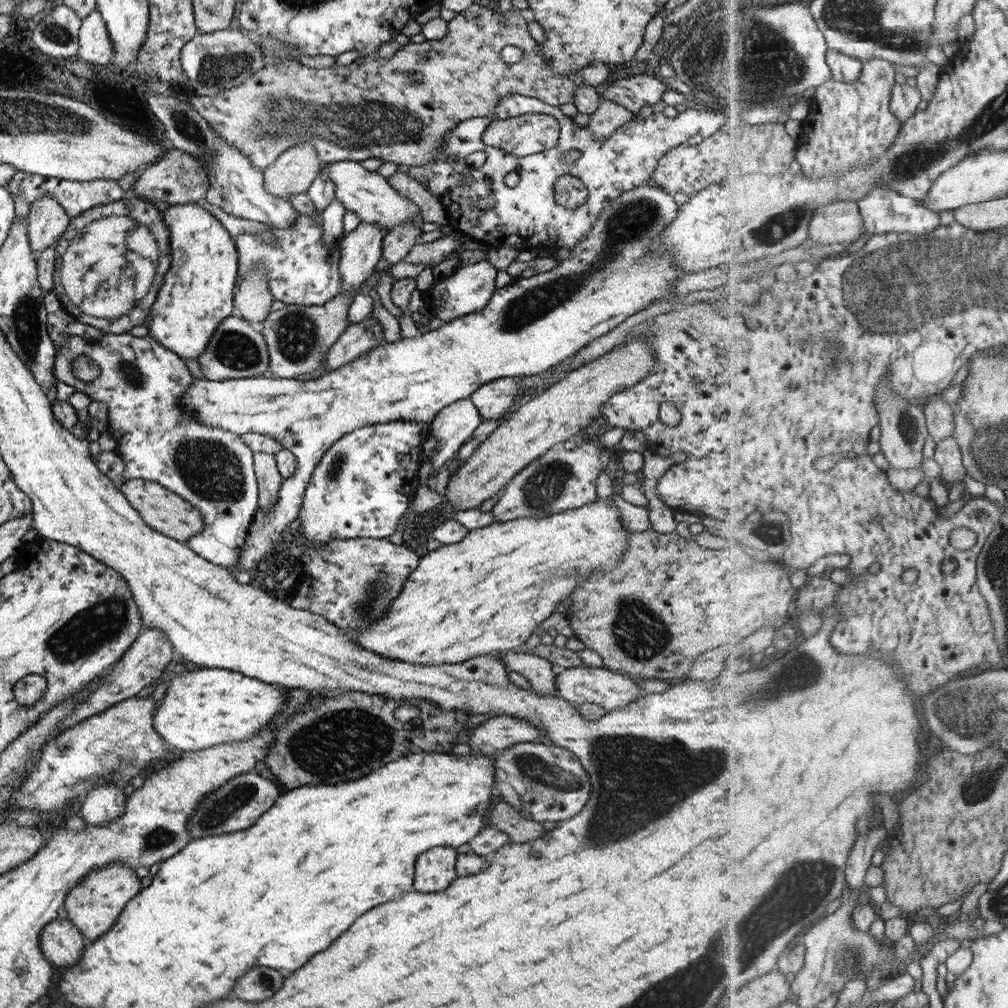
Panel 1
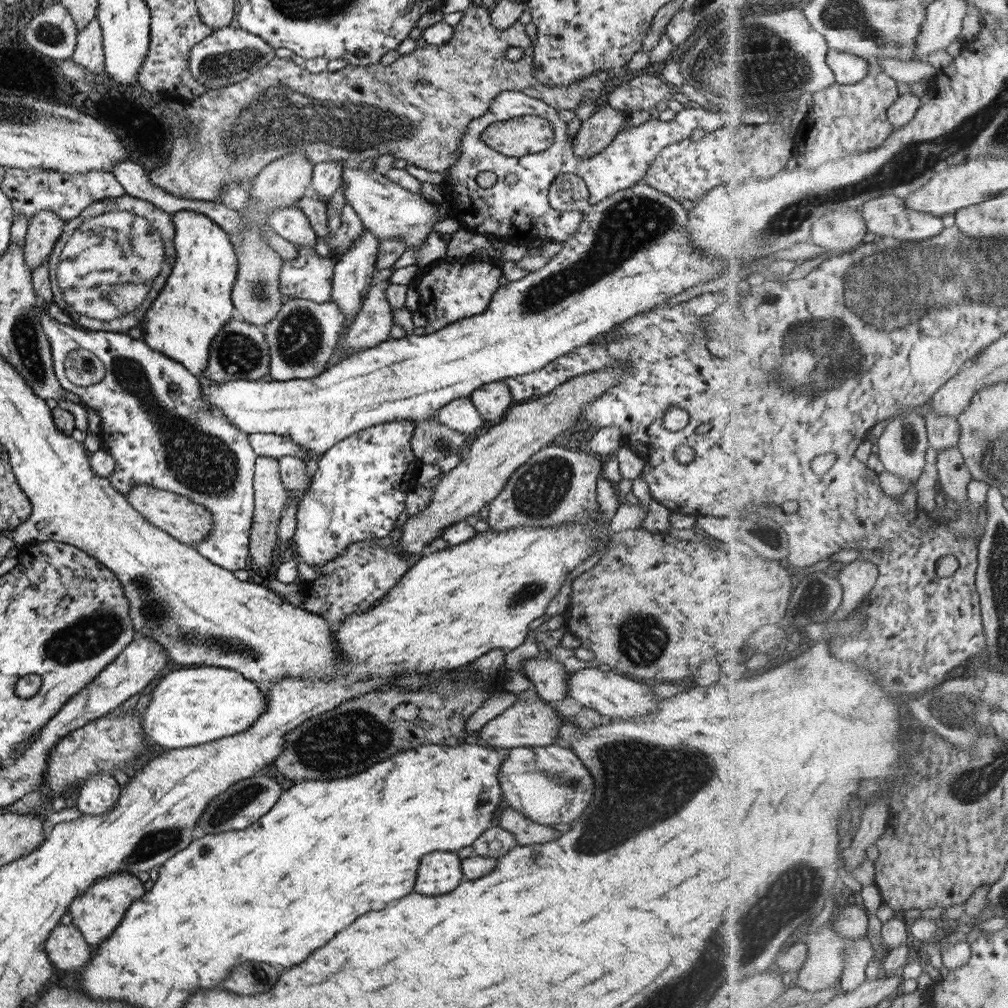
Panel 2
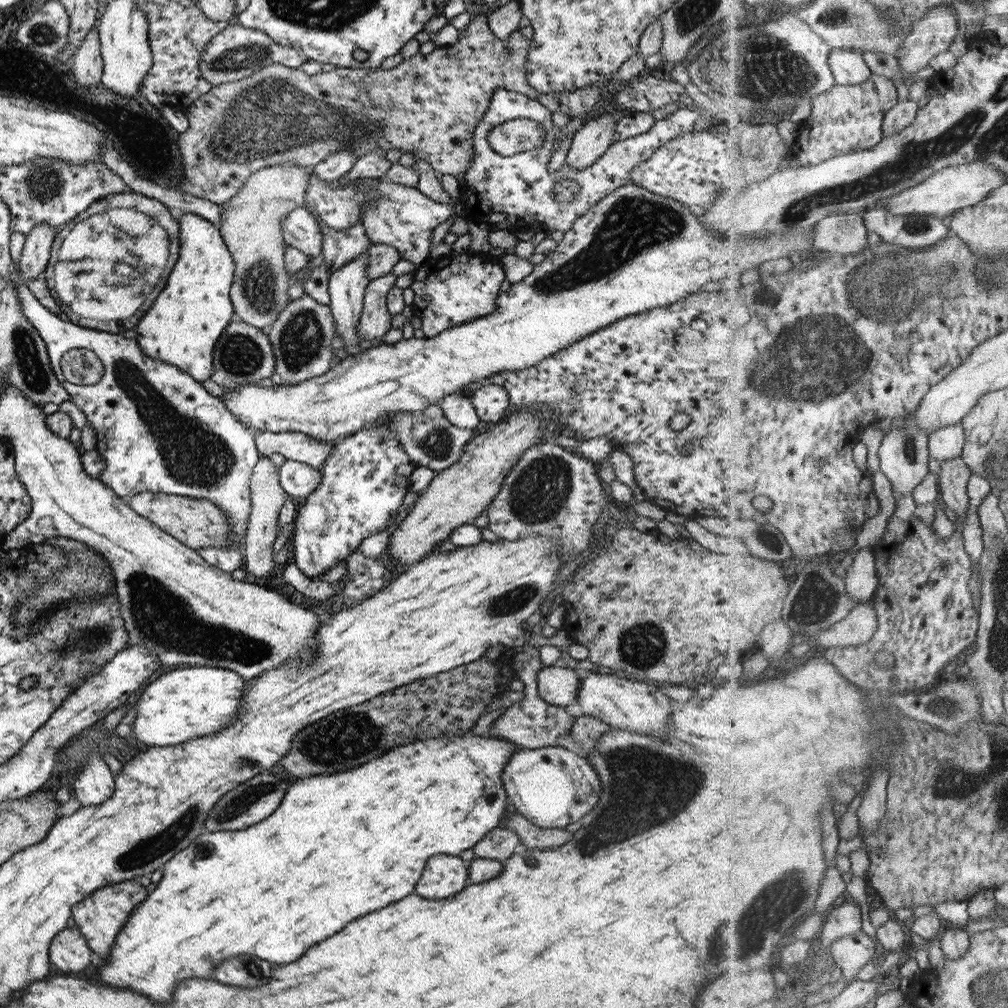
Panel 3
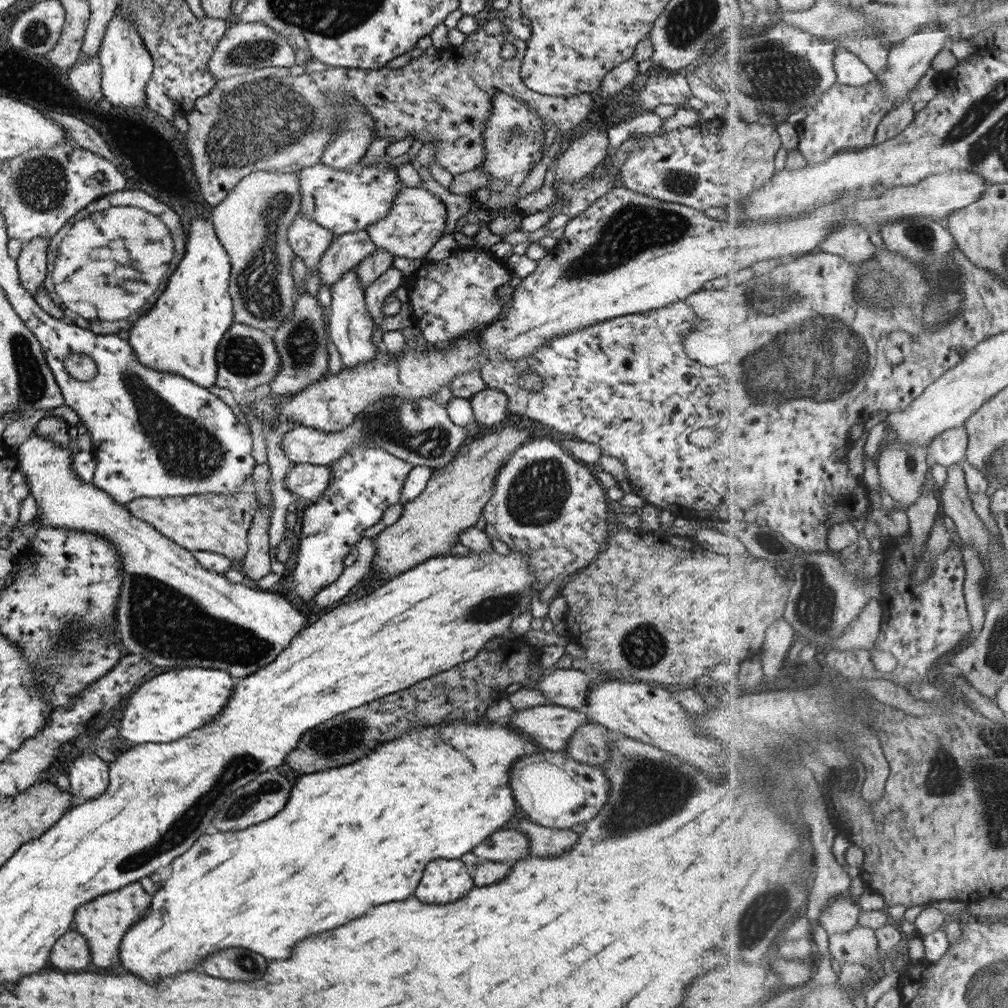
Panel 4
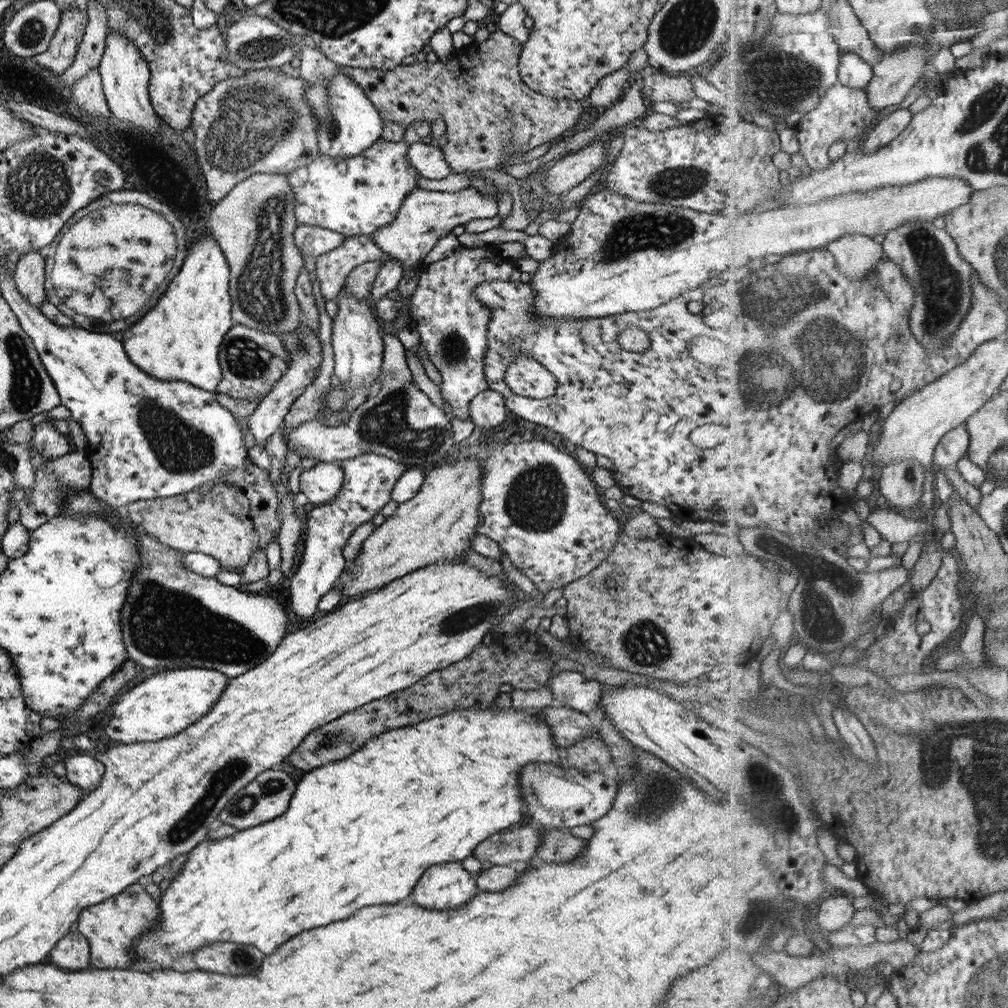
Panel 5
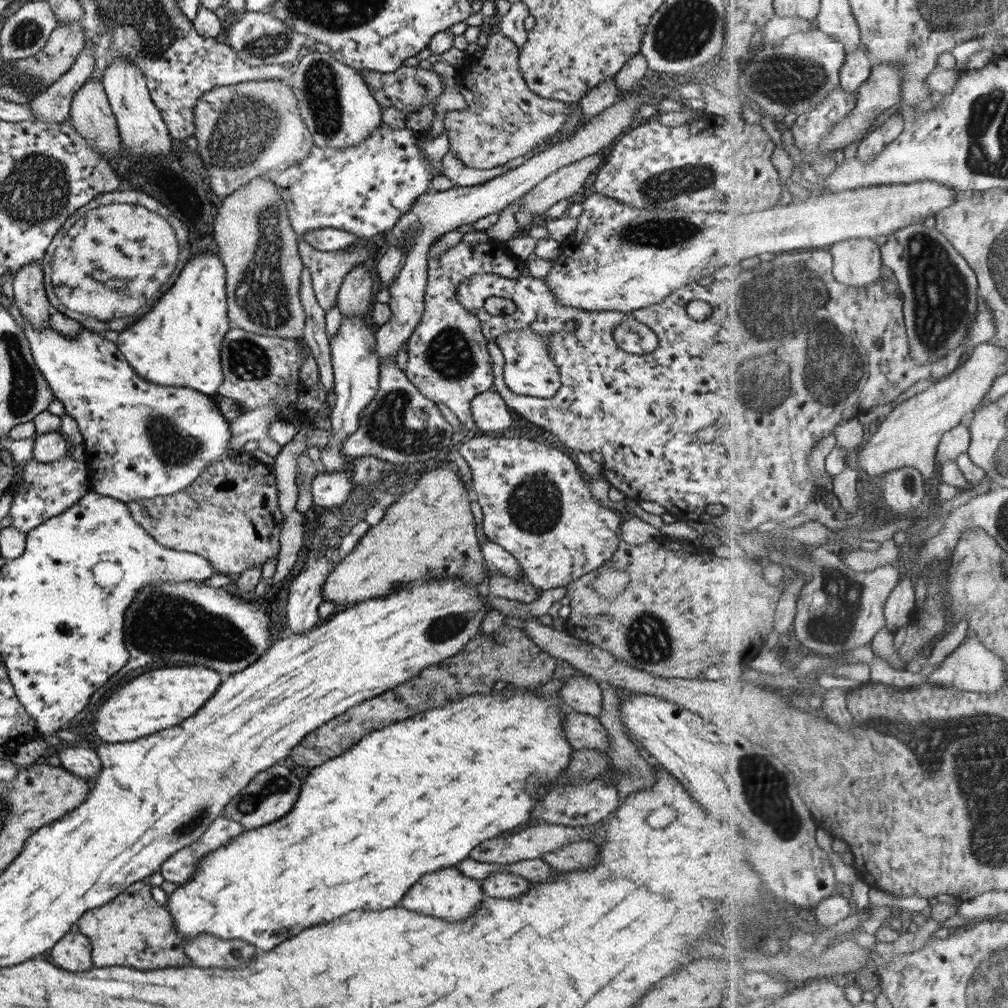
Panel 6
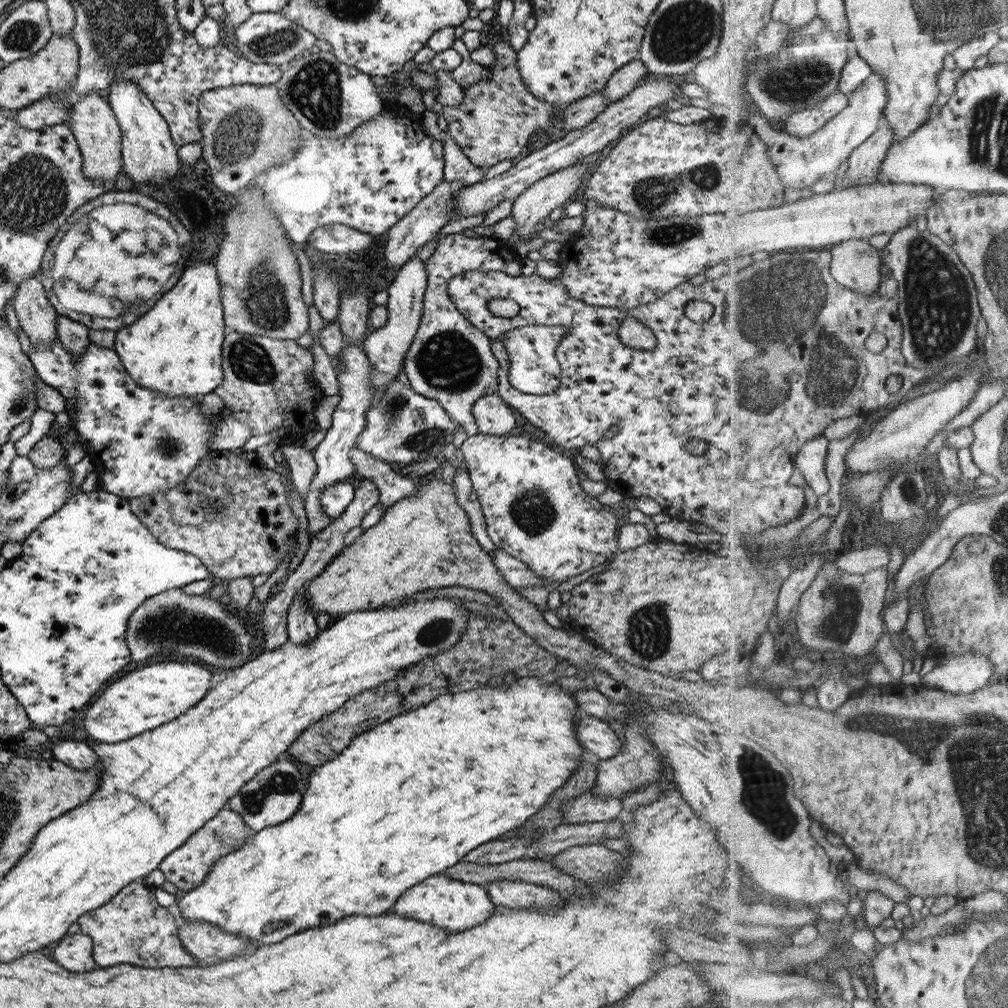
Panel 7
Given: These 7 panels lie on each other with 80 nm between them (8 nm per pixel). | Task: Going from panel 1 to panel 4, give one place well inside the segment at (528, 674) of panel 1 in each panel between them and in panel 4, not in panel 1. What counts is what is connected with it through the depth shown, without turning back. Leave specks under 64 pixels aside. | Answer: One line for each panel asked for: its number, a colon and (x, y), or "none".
2: (548, 678)
3: (557, 685)
4: (568, 688)

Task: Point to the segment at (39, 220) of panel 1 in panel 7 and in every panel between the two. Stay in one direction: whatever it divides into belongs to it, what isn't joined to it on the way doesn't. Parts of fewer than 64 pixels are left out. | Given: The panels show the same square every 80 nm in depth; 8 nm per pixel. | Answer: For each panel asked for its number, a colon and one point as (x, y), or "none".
2: (43, 228)
3: (35, 252)
4: (31, 262)
5: (28, 276)
6: (29, 296)
7: (36, 317)

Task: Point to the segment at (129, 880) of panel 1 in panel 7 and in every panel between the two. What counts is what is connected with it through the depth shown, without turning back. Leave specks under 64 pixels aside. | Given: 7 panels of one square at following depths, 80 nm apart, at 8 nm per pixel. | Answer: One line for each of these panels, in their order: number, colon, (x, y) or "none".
2: (96, 911)
3: (99, 916)
4: (102, 922)
5: (110, 926)
6: (131, 929)
7: (132, 928)

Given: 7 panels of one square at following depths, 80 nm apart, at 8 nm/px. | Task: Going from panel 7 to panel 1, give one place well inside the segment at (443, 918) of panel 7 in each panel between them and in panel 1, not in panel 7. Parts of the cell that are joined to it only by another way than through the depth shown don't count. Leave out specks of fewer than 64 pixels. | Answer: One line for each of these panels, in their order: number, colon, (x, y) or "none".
1: (434, 869)
2: (438, 873)
3: (443, 875)
4: (443, 881)
5: (447, 885)
6: (445, 893)

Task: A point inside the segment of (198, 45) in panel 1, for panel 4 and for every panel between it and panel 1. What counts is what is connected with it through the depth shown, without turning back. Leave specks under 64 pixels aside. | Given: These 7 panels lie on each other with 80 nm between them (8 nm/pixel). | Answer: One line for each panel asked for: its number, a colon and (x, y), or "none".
2: (228, 55)
3: (235, 52)
4: (244, 47)

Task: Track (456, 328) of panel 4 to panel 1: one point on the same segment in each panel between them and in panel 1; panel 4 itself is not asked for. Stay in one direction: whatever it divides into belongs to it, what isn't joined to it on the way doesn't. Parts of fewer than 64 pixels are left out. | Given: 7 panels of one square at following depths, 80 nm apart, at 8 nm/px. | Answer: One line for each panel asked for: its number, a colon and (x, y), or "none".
1: (467, 289)
2: (449, 290)
3: (463, 287)

